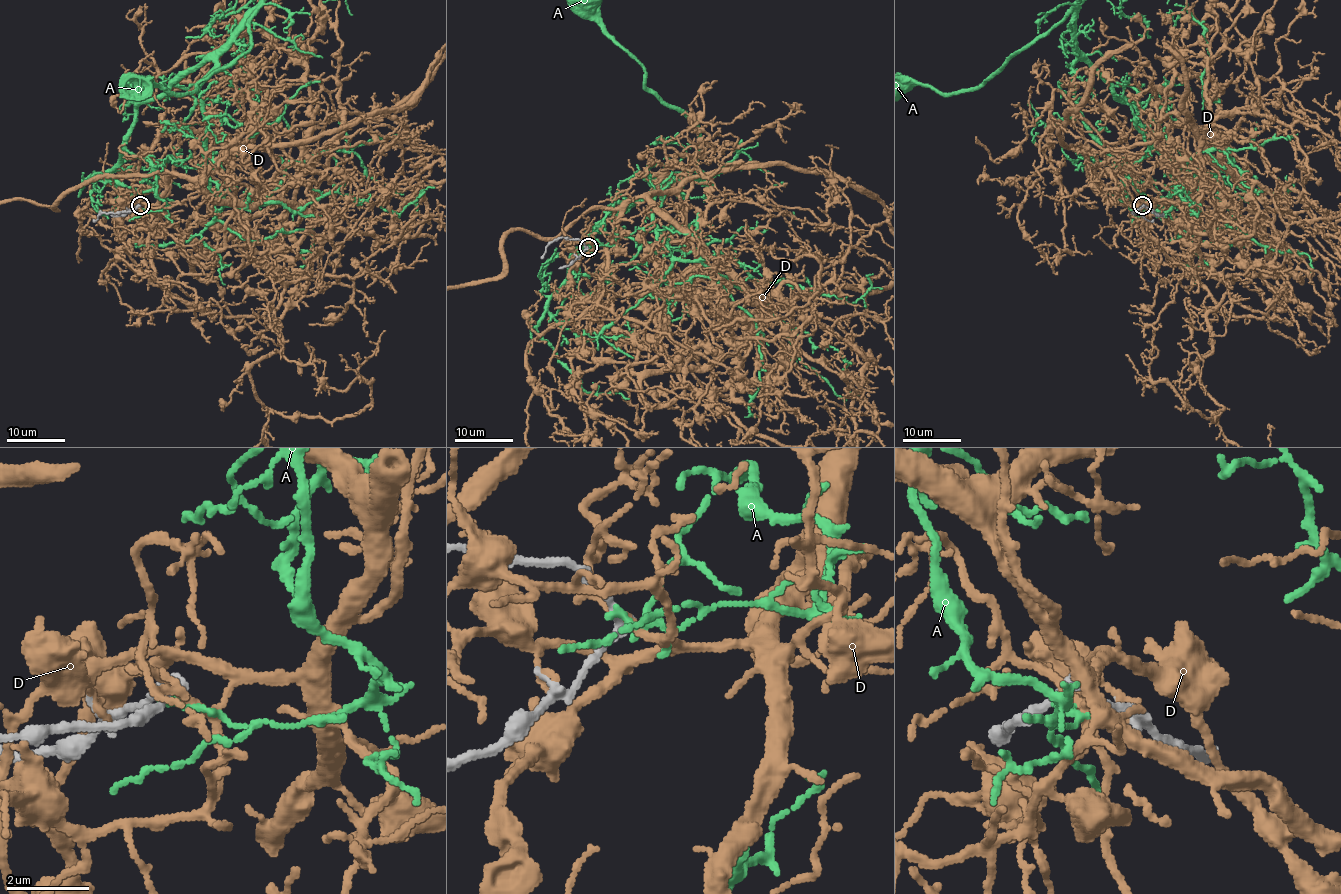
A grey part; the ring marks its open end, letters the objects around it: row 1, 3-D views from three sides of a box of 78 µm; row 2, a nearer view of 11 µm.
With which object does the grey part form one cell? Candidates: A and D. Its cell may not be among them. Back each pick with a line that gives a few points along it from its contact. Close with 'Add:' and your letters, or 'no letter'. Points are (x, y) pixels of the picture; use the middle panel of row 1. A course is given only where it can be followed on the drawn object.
Add: no letter

